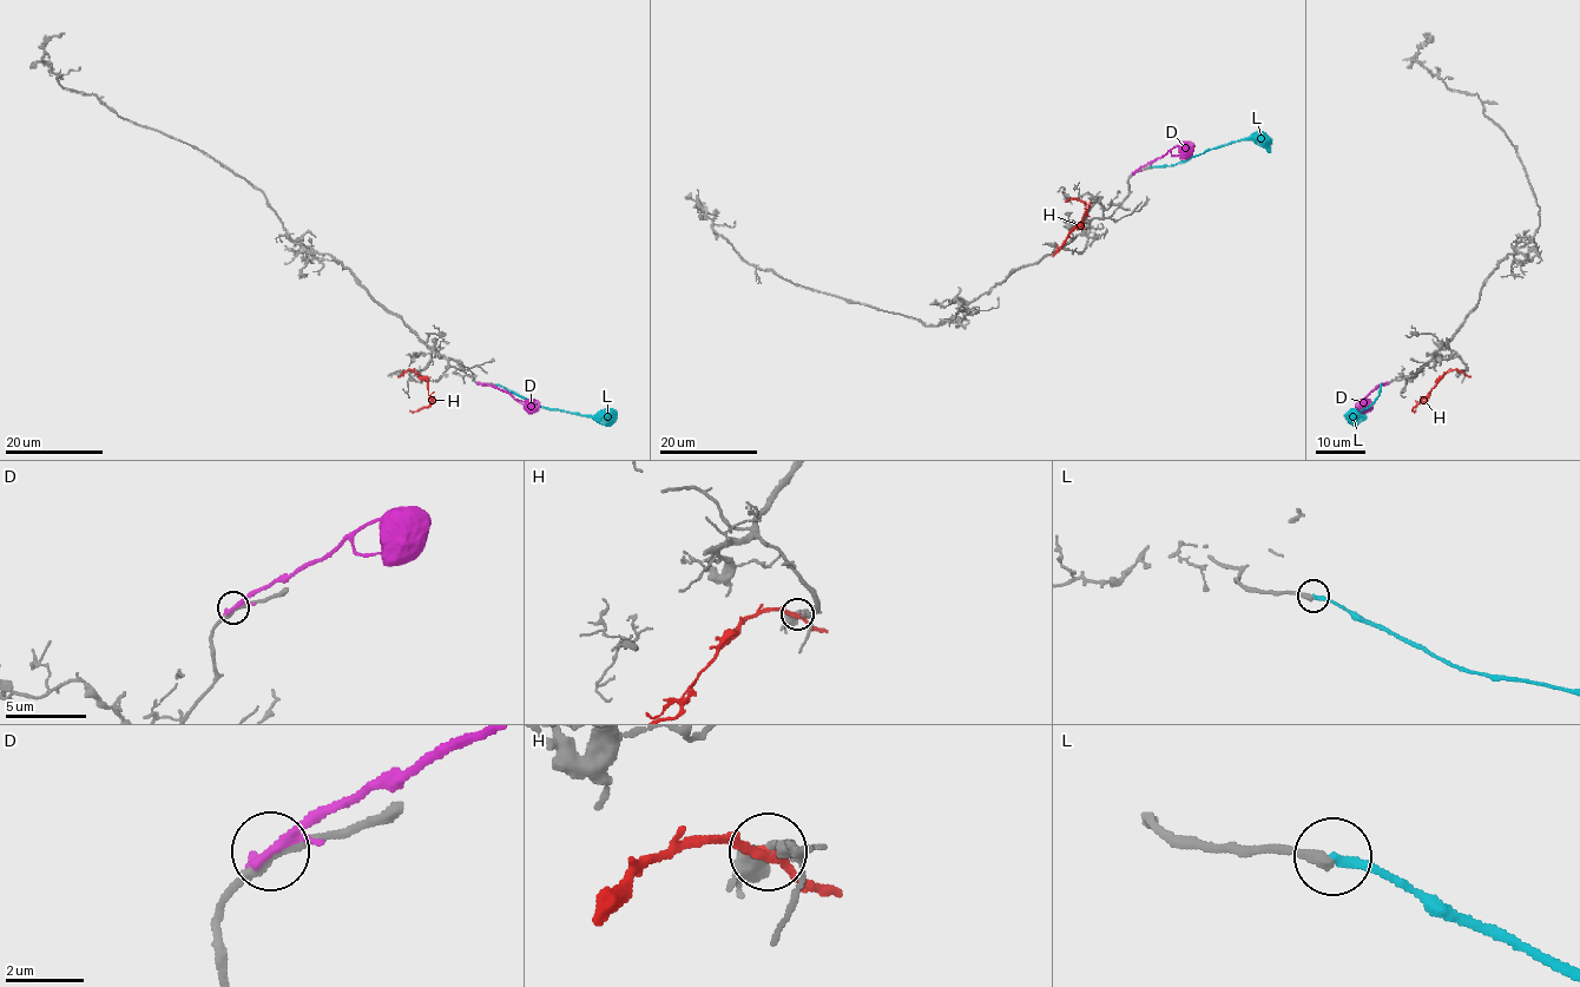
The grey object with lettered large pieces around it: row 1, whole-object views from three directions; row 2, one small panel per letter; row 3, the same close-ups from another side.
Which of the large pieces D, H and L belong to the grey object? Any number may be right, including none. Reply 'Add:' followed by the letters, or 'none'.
Add: none

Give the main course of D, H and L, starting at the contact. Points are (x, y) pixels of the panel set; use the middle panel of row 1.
D: (1134, 172), (1169, 151), (1187, 155), (1193, 149)
H: (1058, 247), (1081, 223), (1085, 205), (1075, 199), (1065, 202)
L: (1151, 168), (1173, 165), (1241, 140), (1271, 140)

